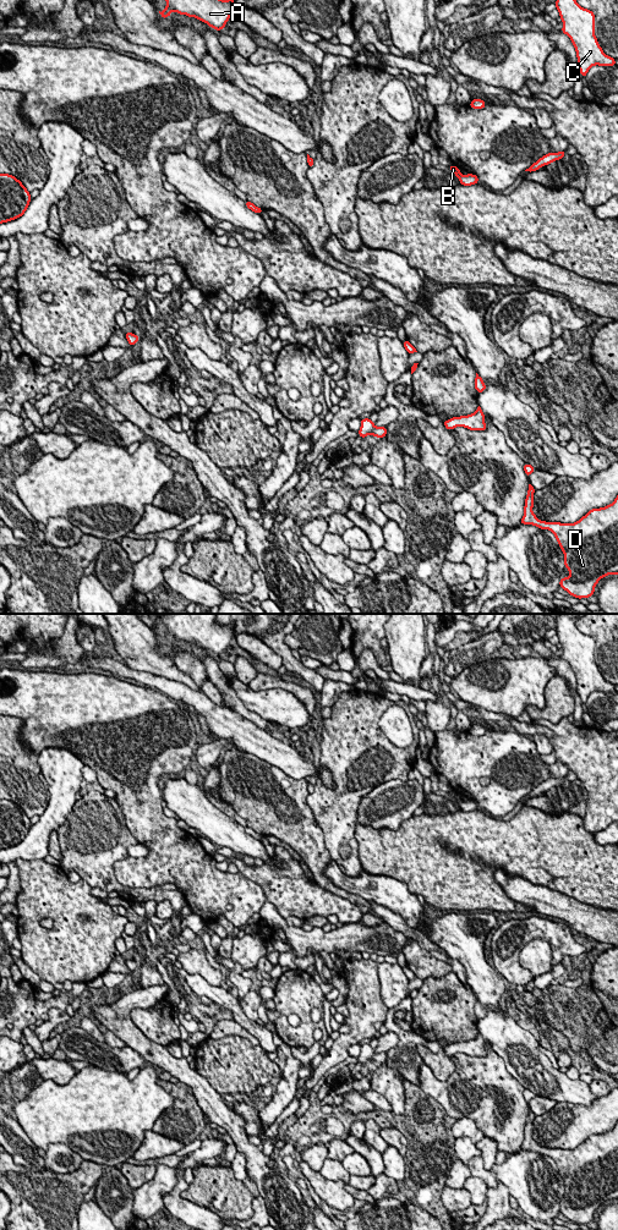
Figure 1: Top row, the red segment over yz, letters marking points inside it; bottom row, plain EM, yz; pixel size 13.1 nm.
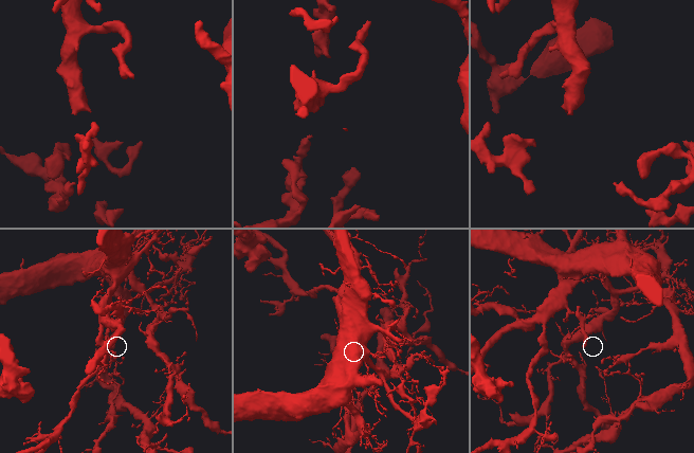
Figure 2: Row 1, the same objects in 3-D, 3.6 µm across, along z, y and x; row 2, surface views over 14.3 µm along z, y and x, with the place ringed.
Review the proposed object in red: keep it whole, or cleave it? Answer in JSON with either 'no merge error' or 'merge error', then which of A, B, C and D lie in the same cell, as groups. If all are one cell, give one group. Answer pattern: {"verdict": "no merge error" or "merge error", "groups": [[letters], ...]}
{"verdict": "no merge error", "groups": [["A", "B", "C", "D"]]}

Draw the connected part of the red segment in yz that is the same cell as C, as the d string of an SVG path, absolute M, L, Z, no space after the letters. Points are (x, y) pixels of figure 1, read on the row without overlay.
M557 614L556 633L563 648L560 658L567 660L576 677L578 693L583 703L595 692L616 692L616 685L606 681L595 661L595 639L581 633L567 614Z

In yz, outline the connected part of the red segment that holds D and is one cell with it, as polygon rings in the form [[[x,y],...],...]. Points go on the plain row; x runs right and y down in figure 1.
[[[529,1110],[521,1151],[548,1155],[564,1180],[569,1203],[559,1212],[570,1221],[581,1225],[595,1220],[598,1207],[607,1201],[618,1201],[618,1121],[605,1133],[591,1135],[575,1149],[541,1147],[532,1138],[535,1114]]]

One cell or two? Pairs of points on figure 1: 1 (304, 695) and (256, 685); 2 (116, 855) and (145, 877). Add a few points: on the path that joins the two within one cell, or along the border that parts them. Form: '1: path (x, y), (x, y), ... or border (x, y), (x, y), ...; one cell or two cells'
1: path (291, 687), (283, 682), (268, 682); one cell
2: border (116, 860), (114, 877), (121, 884), (134, 887); two cells

